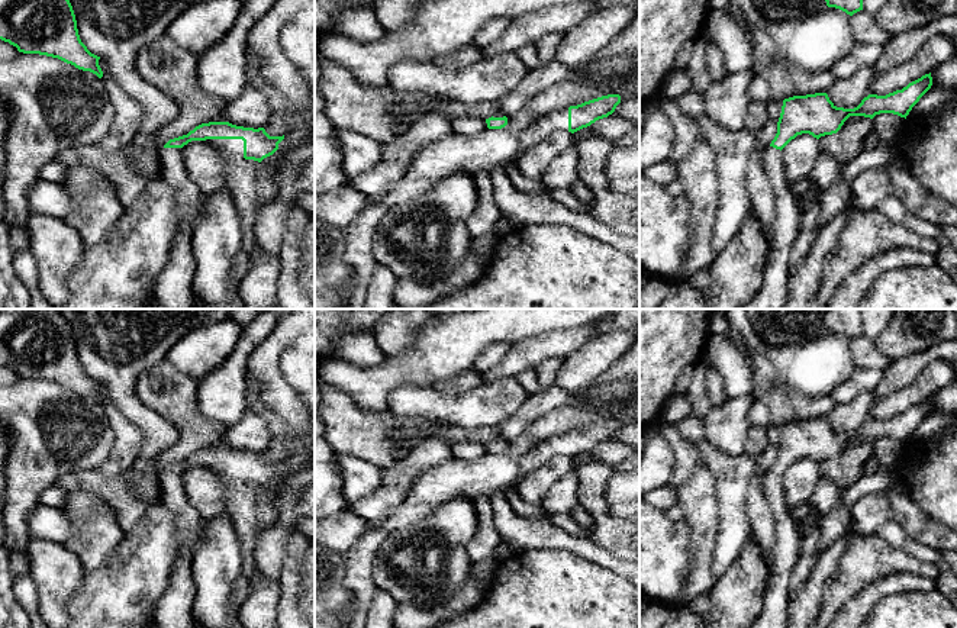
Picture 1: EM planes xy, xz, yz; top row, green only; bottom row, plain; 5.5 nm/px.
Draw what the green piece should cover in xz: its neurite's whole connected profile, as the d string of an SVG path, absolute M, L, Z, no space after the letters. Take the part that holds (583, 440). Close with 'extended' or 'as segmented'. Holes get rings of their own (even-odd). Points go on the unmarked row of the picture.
M608 419L608 421L602 421L589 426L584 426L581 429L577 431L570 431L568 434L563 434L563 435L557 435L550 438L548 441L542 441L539 442L536 447L531 448L519 461L519 476L515 484L518 487L518 483L528 476L529 473L538 470L539 467L542 467L544 464L547 464L550 460L552 460L554 457L560 457L560 455L568 455L571 458L590 451L592 448L594 448L599 444L608 442L609 439L612 439L616 434L616 431L621 428L621 421L619 419Z; extended

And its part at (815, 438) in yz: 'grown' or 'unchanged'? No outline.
grown

